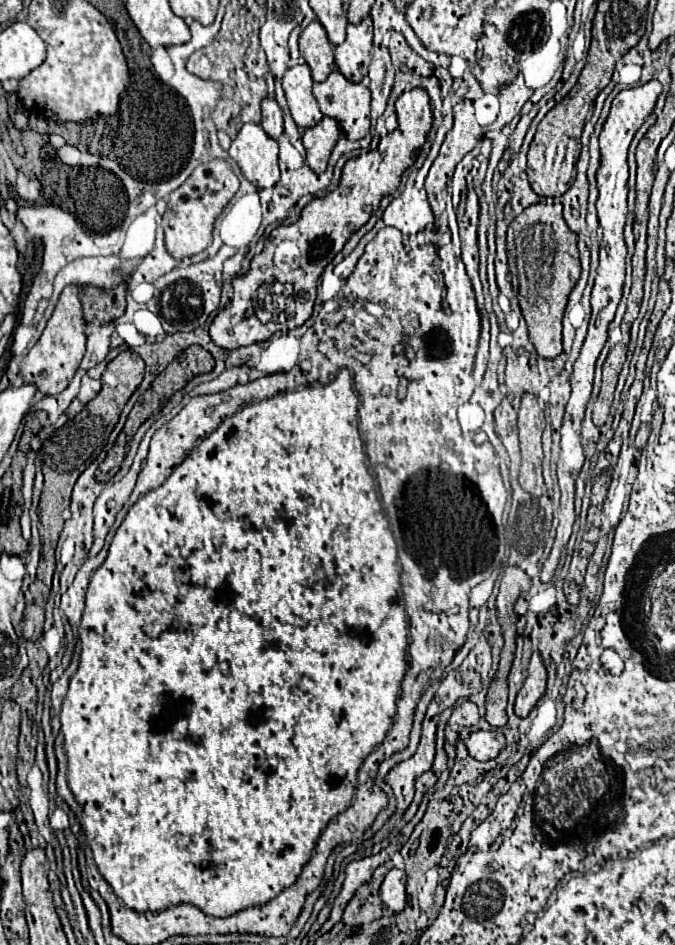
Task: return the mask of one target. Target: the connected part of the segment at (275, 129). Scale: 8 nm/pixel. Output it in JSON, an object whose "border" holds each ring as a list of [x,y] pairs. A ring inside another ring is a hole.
{"border":[[[266,96],[262,100],[262,122],[260,124],[272,138],[278,138],[282,134],[282,130],[284,130],[282,108],[278,106],[274,96]]]}

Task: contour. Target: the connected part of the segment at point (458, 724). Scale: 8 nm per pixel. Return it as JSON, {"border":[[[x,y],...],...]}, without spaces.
{"border":[[[466,700],[458,708],[454,708],[454,712],[450,716],[450,724],[454,724],[456,732],[462,730],[462,728],[468,728],[468,726],[474,726],[478,720],[480,720],[478,706],[470,700]]]}

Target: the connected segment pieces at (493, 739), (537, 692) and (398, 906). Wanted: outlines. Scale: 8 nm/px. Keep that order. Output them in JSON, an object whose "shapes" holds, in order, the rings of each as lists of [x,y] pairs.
{"shapes":[[[[478,730],[478,732],[472,732],[466,738],[464,744],[466,744],[466,750],[472,758],[476,758],[480,762],[486,762],[486,760],[496,758],[504,750],[506,738],[500,730],[490,730],[490,732]]],[[[534,652],[530,666],[528,666],[528,676],[516,696],[514,712],[520,718],[526,718],[530,714],[530,710],[536,706],[536,702],[544,696],[544,690],[546,690],[546,668],[540,660],[540,654]]],[[[392,868],[382,886],[380,886],[380,898],[386,908],[392,912],[400,912],[406,906],[406,872]]]]}

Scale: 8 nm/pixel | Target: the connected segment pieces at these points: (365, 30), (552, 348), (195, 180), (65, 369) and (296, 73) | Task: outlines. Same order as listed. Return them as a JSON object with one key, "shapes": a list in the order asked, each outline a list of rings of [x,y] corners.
{"shapes":[[[[366,16],[360,24],[348,24],[346,40],[336,46],[336,66],[338,70],[352,82],[360,82],[368,74],[368,66],[372,62],[372,18]]],[[[538,202],[534,206],[528,206],[518,218],[518,226],[522,226],[516,232],[516,266],[518,266],[518,282],[520,282],[520,292],[518,292],[518,302],[522,308],[522,316],[526,320],[530,340],[542,358],[556,358],[562,354],[562,316],[564,308],[568,302],[568,296],[572,288],[576,286],[580,278],[580,258],[578,258],[578,248],[576,248],[576,234],[566,226],[566,220],[562,216],[562,204],[560,202]]],[[[214,158],[210,162],[196,166],[190,178],[186,178],[186,182],[170,194],[168,210],[162,218],[162,228],[166,234],[166,250],[176,260],[182,260],[188,254],[198,254],[204,248],[208,248],[212,244],[214,220],[220,216],[220,212],[232,200],[238,188],[240,180],[224,158]]],[[[66,286],[60,294],[54,314],[50,316],[38,344],[24,356],[20,364],[20,376],[24,382],[32,382],[44,394],[60,394],[72,380],[74,372],[78,370],[86,350],[86,320],[82,310],[82,288],[80,286]]],[[[296,64],[288,68],[282,78],[288,108],[300,128],[316,126],[322,120],[322,112],[318,110],[318,102],[312,94],[312,84],[314,80],[310,76],[308,64]]]]}

